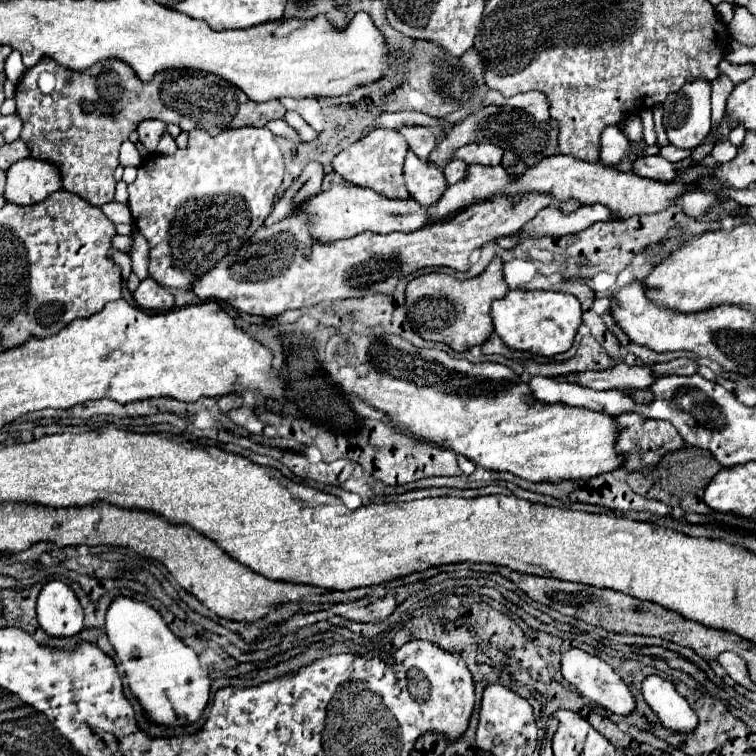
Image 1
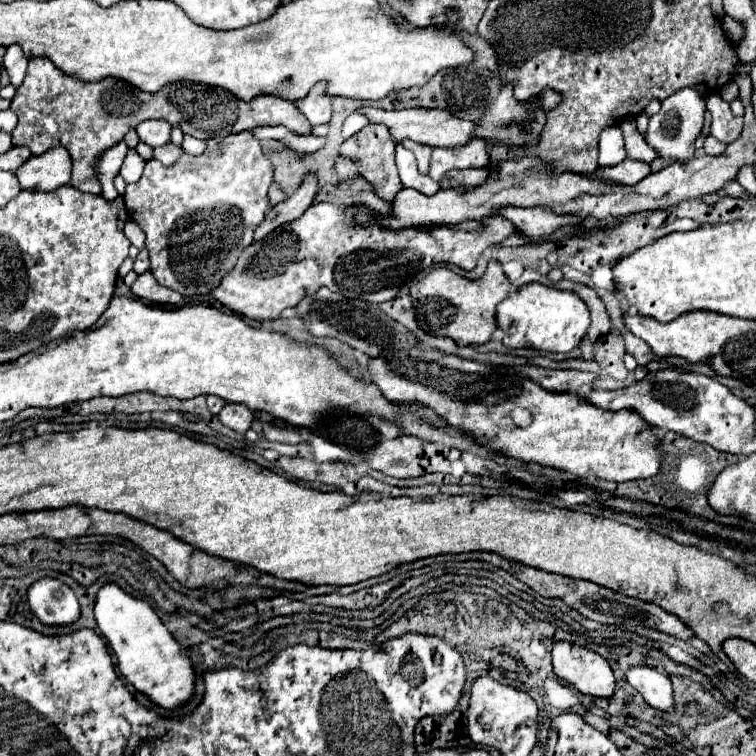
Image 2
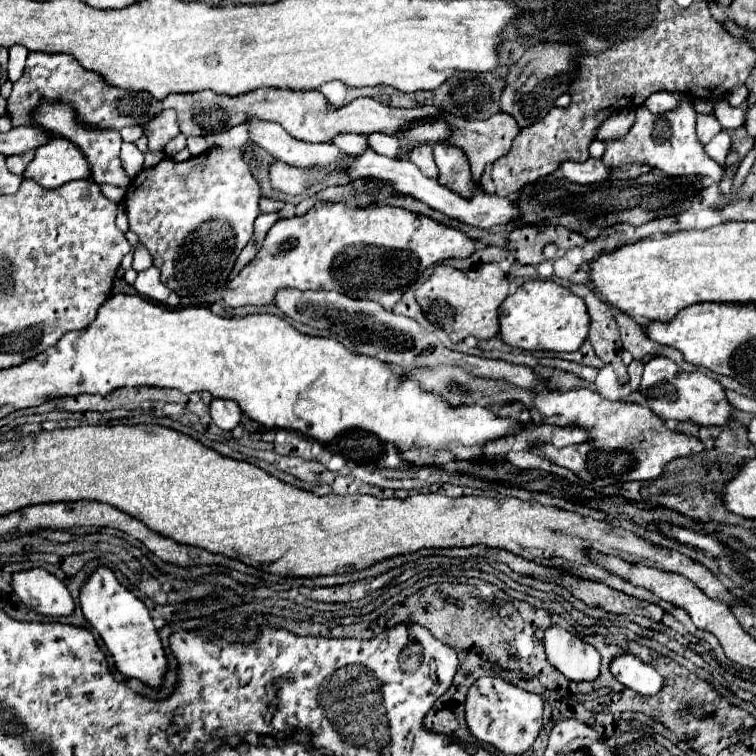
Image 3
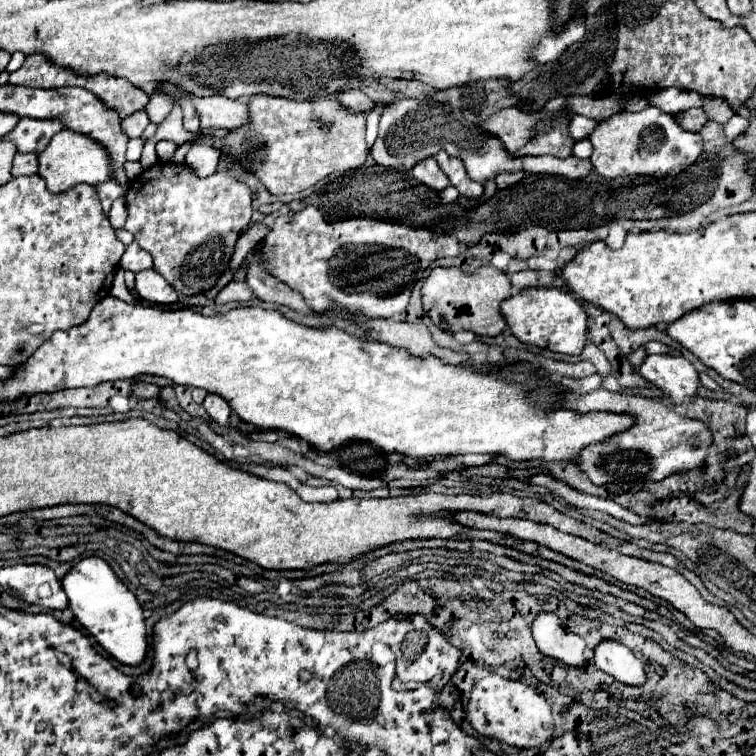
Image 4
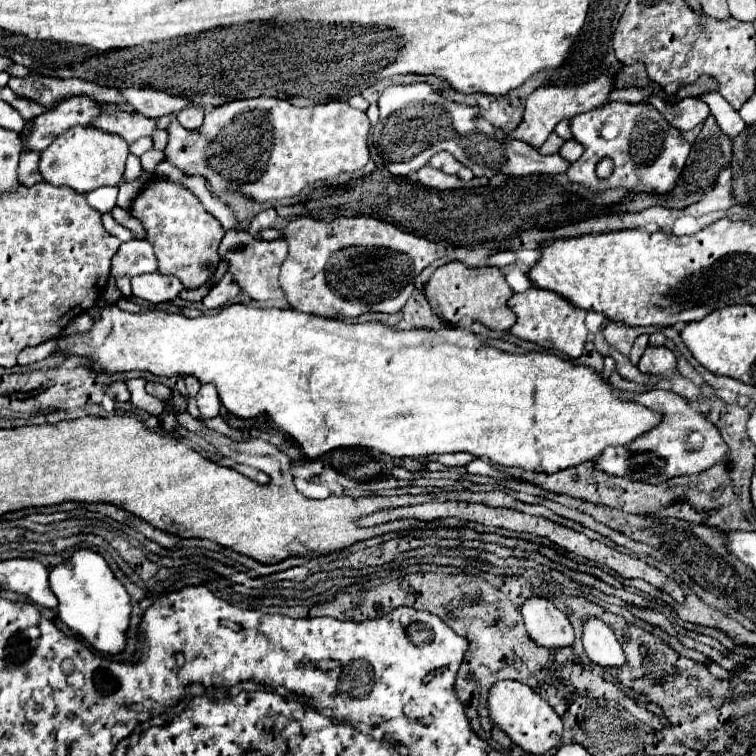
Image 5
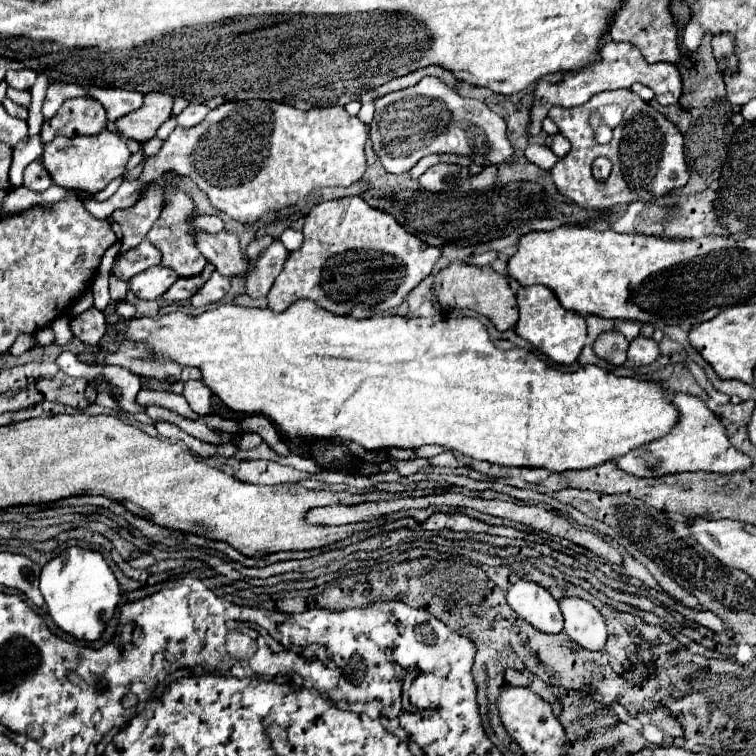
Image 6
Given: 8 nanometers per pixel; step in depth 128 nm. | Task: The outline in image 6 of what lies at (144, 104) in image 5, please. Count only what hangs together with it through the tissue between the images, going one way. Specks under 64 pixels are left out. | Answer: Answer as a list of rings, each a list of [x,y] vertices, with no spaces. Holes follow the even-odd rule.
[[[88,88],[90,96],[96,98],[108,112],[108,118],[114,122],[120,116],[126,116],[128,112],[134,112],[142,106],[142,92],[134,90],[120,90],[120,88]]]

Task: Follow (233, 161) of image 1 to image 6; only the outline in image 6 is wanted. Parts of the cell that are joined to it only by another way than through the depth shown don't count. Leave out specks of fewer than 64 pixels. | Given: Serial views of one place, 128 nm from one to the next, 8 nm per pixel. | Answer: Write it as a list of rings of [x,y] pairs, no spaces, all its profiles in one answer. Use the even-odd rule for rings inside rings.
[[[176,192],[166,202],[160,218],[154,222],[152,230],[148,232],[148,240],[162,252],[162,266],[172,268],[182,278],[190,278],[190,276],[198,276],[206,266],[206,258],[196,248],[196,242],[194,242],[194,236],[190,230],[202,230],[208,234],[216,234],[216,232],[224,230],[224,226],[224,222],[218,216],[196,214],[196,206],[194,206],[194,200],[190,194]]]

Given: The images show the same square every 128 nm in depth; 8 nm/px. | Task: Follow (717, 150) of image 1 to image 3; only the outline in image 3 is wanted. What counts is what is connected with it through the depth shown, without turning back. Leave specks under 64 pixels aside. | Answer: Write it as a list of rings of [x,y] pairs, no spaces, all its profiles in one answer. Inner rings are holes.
[[[698,114],[696,132],[698,132],[698,140],[700,140],[702,144],[708,144],[720,130],[722,130],[722,126],[720,126],[720,122],[718,122],[714,116]]]

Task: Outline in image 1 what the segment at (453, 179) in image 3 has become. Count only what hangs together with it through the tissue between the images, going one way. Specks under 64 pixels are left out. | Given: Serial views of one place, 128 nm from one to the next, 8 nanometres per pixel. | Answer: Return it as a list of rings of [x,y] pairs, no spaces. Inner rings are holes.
[[[468,144],[456,150],[454,158],[460,158],[468,164],[480,164],[480,166],[496,166],[502,162],[504,150],[496,144]]]

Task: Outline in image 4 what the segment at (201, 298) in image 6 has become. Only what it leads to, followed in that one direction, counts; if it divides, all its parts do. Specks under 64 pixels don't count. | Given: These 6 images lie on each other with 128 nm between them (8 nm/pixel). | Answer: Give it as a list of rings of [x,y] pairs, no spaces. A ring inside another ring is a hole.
[[[242,266],[236,270],[232,282],[222,288],[216,296],[216,304],[226,304],[226,302],[246,302],[246,300],[252,300],[256,298],[254,292],[248,288],[246,284],[246,274],[248,274],[248,268]]]

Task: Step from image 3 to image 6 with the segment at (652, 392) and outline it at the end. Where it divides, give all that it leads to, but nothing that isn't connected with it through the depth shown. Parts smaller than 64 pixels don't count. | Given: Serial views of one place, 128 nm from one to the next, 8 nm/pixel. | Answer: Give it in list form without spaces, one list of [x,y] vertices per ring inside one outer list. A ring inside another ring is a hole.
[[[638,336],[634,342],[630,342],[628,360],[632,360],[636,366],[654,364],[658,358],[660,358],[660,348],[652,338]]]

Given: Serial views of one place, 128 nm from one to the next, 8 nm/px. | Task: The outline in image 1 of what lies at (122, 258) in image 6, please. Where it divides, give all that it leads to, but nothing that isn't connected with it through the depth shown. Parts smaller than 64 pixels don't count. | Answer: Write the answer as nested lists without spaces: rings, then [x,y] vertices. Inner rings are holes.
[[[140,232],[132,234],[132,246],[130,250],[126,250],[126,254],[130,254],[132,258],[132,272],[140,280],[148,278],[148,242]]]

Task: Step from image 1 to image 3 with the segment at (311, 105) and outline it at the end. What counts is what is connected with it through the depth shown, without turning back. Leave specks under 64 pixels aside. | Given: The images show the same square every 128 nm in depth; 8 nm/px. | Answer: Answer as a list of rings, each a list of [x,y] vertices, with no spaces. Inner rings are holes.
[[[330,80],[330,82],[324,82],[320,86],[320,92],[324,94],[326,102],[332,106],[332,108],[338,108],[338,106],[344,106],[344,96],[346,96],[346,86],[336,82],[336,80]]]

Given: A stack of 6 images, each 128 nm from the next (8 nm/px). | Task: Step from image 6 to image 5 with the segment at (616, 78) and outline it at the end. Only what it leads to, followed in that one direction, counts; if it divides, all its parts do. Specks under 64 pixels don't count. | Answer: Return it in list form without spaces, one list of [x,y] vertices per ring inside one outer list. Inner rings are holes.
[[[600,76],[600,80],[592,80],[592,82],[582,84],[582,86],[564,86],[564,88],[544,88],[544,86],[540,86],[538,90],[534,90],[528,96],[522,122],[510,134],[510,138],[522,140],[522,142],[530,144],[532,148],[540,148],[546,142],[546,138],[554,132],[554,128],[560,120],[568,120],[568,118],[574,118],[582,112],[588,112],[592,108],[602,106],[612,90],[614,90],[614,80],[608,80],[608,76]]]

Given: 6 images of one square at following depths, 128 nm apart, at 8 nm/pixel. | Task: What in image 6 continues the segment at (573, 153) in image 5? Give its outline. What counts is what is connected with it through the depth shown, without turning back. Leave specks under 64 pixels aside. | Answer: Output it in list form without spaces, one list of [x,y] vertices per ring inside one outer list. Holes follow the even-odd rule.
[[[556,134],[556,136],[554,136],[554,144],[552,144],[552,152],[554,152],[558,158],[564,158],[564,156],[570,152],[570,142],[568,142],[562,134]]]

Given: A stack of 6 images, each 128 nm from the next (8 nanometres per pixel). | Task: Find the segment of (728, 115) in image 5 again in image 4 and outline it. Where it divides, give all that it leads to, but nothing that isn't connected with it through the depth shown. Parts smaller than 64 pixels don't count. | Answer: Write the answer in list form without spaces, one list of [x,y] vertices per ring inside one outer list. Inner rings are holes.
[[[666,88],[666,90],[658,90],[654,92],[648,102],[668,114],[680,114],[690,110],[692,106],[702,106],[704,96],[700,96],[698,92],[690,92],[690,90],[678,90],[678,88]],[[732,116],[728,122],[726,122],[726,128],[724,128],[724,134],[726,134],[726,138],[732,142],[740,132],[744,132],[746,130],[746,126],[748,126],[748,120],[746,118],[742,118],[742,116]]]

